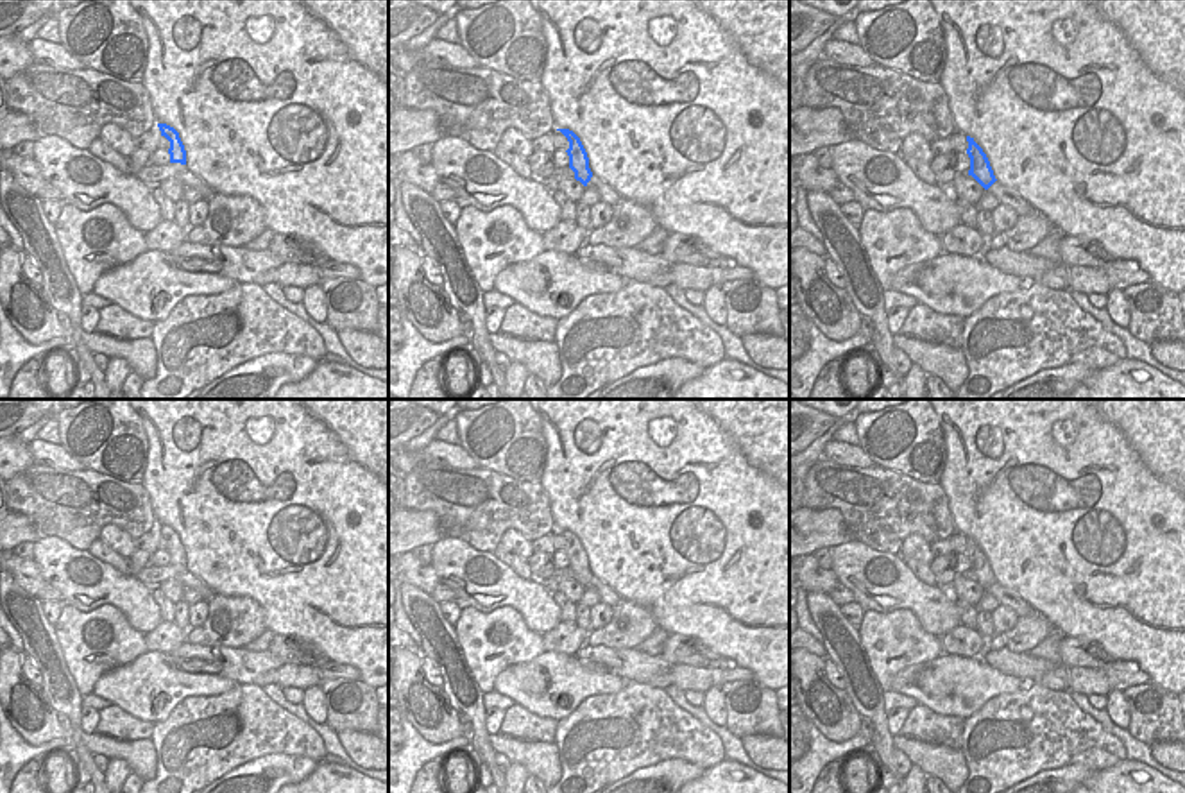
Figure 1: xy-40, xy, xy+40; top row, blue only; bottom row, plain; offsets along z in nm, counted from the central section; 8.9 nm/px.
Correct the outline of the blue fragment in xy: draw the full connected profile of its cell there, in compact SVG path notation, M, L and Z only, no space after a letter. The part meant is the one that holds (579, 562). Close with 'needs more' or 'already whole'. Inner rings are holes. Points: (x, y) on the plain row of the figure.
M569 530L557 532L560 532L569 542L569 550L566 553L569 557L569 569L575 573L575 580L587 587L592 578L592 573L589 569L589 559L580 539Z; already whole

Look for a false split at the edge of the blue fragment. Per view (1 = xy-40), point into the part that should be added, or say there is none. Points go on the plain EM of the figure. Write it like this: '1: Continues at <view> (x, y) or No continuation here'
1: No continuation here.

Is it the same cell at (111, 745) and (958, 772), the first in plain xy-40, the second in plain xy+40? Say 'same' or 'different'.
same

